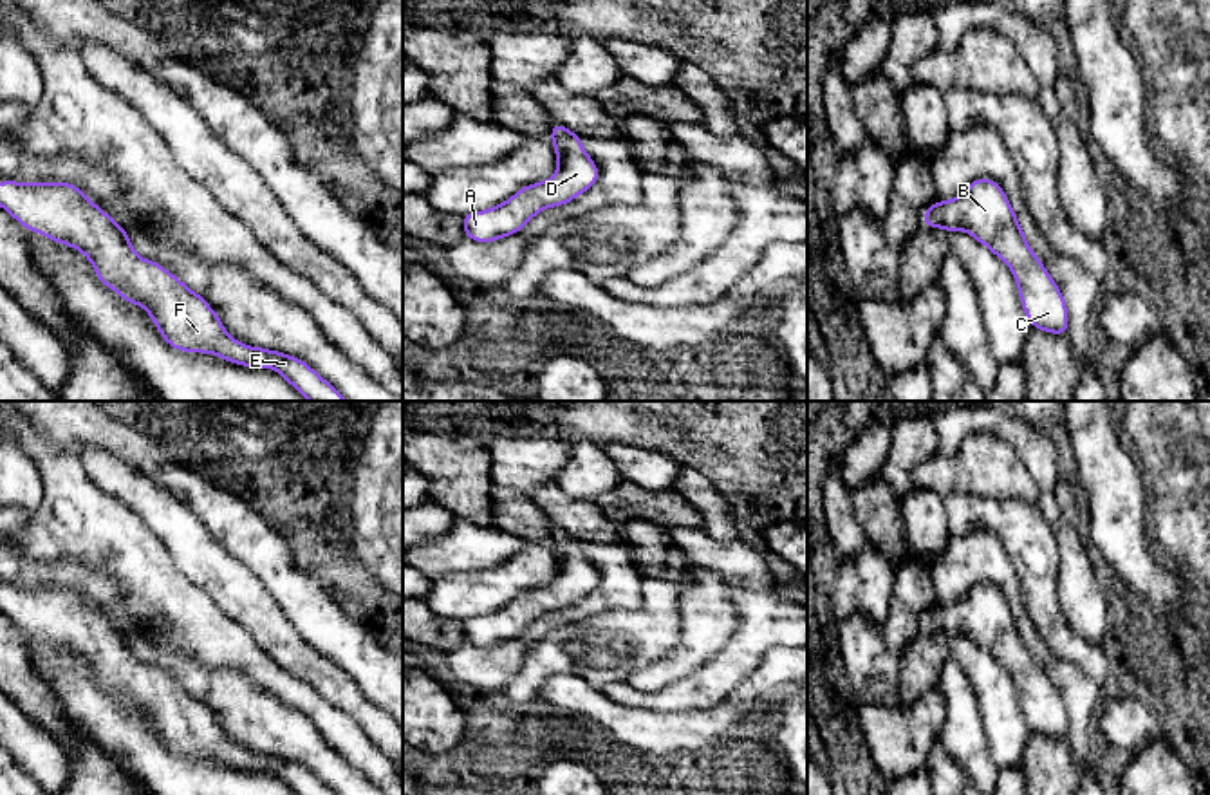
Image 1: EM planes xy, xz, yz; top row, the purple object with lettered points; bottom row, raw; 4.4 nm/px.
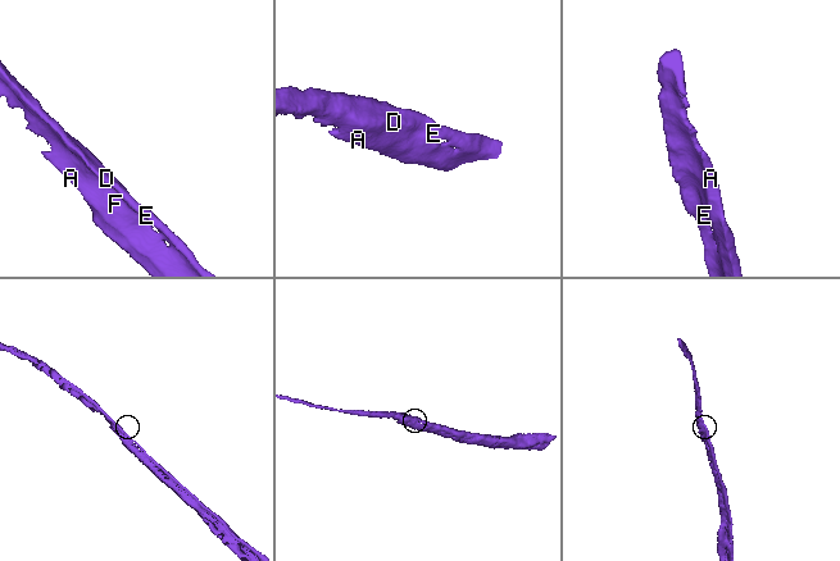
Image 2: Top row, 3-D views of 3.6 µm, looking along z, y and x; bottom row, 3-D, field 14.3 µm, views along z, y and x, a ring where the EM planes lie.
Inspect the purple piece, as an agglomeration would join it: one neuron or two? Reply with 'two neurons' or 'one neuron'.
one neuron

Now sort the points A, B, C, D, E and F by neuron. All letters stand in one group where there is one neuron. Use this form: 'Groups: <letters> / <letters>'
Groups: A B C D E F

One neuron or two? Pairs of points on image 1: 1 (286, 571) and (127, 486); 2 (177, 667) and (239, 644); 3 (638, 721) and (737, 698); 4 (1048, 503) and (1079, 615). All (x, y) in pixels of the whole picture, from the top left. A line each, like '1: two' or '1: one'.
1: two
2: two
3: one
4: two

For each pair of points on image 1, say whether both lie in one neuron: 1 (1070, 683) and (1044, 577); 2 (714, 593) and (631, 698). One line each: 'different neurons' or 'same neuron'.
1: different neurons
2: different neurons

